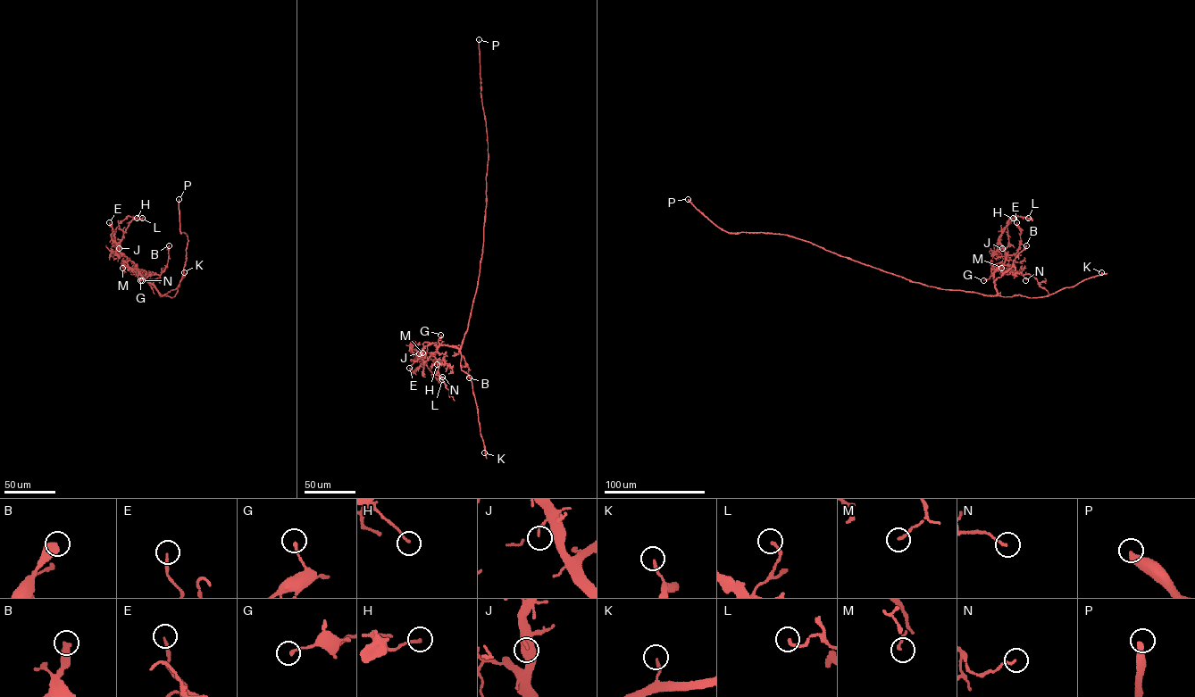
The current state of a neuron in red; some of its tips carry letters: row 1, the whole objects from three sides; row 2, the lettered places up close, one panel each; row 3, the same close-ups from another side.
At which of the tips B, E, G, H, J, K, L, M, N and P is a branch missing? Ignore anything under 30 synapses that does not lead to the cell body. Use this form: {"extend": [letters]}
{"extend": ["P"]}

